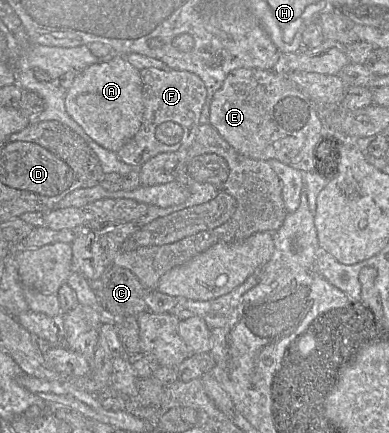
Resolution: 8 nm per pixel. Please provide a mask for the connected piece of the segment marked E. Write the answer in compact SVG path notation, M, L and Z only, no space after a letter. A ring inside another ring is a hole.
M239 68L231 71L223 81L220 89L214 94L210 105L209 124L240 155L265 160L276 159L302 172L319 170L329 174L333 169L330 153L328 158L321 158L320 146L329 147L336 143L320 141L323 134L323 123L315 105L287 78L275 70Z

